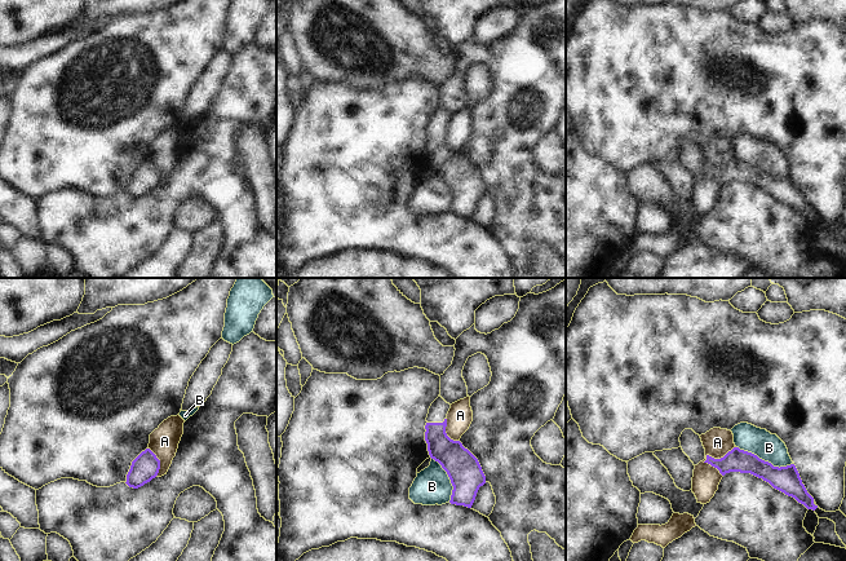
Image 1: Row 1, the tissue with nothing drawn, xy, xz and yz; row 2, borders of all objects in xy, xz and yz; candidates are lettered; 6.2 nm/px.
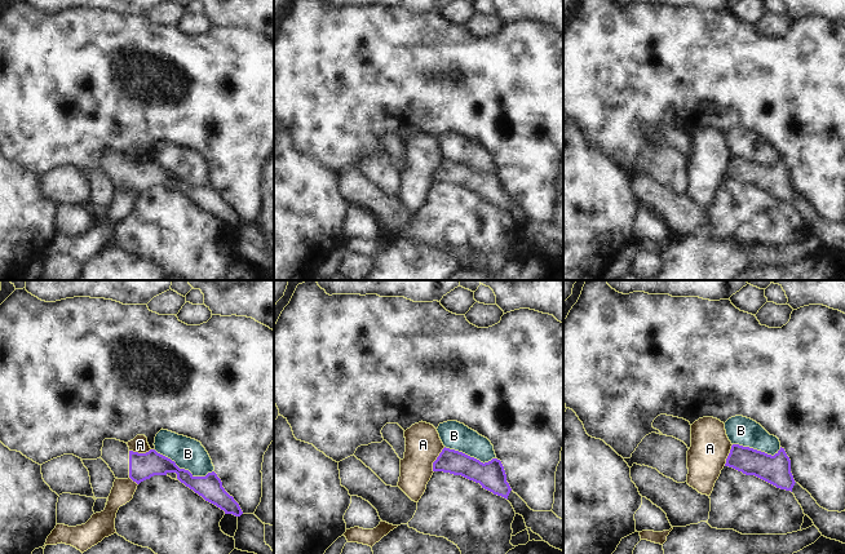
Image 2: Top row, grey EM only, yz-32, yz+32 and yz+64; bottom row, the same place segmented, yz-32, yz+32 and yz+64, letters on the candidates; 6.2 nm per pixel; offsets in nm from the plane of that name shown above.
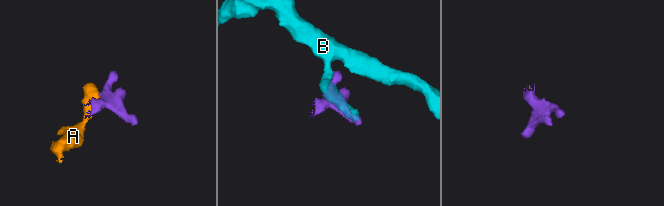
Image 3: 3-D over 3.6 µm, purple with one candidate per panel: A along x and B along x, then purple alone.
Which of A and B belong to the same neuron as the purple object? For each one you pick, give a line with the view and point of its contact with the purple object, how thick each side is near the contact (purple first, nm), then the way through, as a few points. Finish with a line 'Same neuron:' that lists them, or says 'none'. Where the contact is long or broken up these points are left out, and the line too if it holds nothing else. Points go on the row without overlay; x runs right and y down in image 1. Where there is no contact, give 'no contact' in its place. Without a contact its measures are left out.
Same neuron: none

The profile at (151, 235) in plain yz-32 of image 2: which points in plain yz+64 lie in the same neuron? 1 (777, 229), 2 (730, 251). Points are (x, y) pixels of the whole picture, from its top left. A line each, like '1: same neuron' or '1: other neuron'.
1: same neuron
2: other neuron

